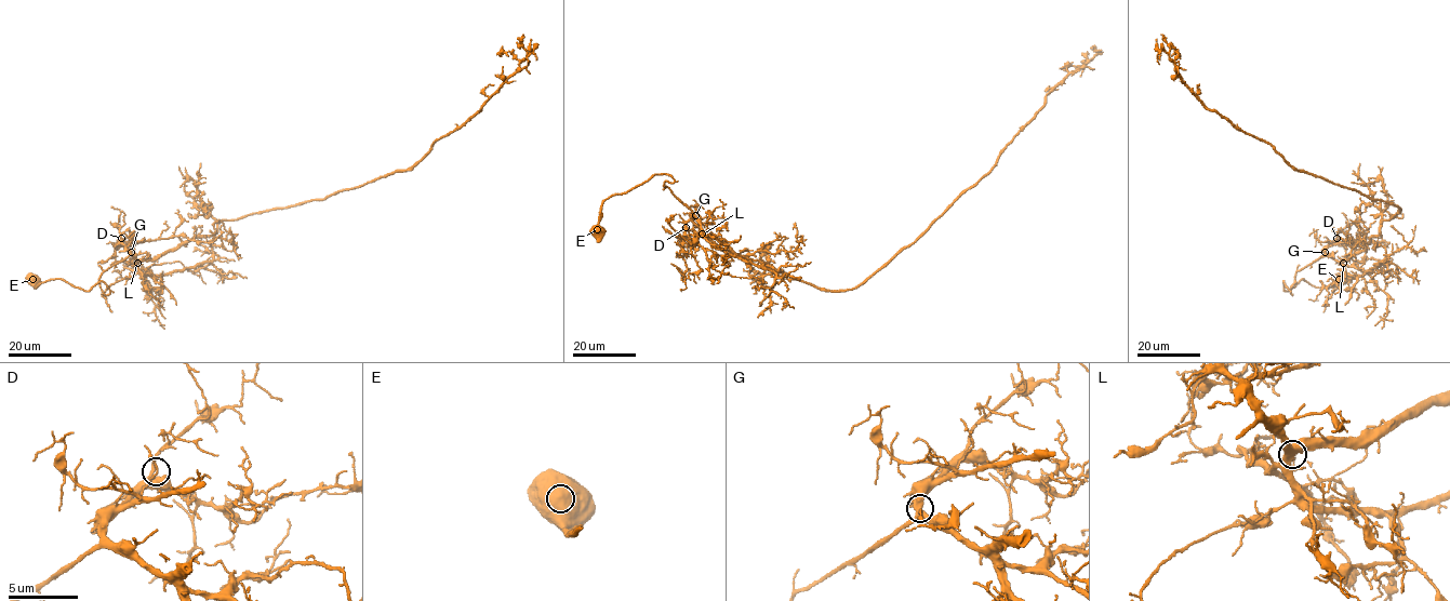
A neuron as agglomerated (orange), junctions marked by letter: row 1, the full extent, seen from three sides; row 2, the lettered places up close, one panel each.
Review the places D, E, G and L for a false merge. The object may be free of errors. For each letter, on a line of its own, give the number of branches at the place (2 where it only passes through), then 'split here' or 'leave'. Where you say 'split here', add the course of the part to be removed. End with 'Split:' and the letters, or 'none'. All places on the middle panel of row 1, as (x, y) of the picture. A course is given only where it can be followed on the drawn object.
D: 2 branches meet; leave
E: 1 branches meet; leave
G: 3 branches meet; leave
L: 3 branches meet; leave
Split: none

